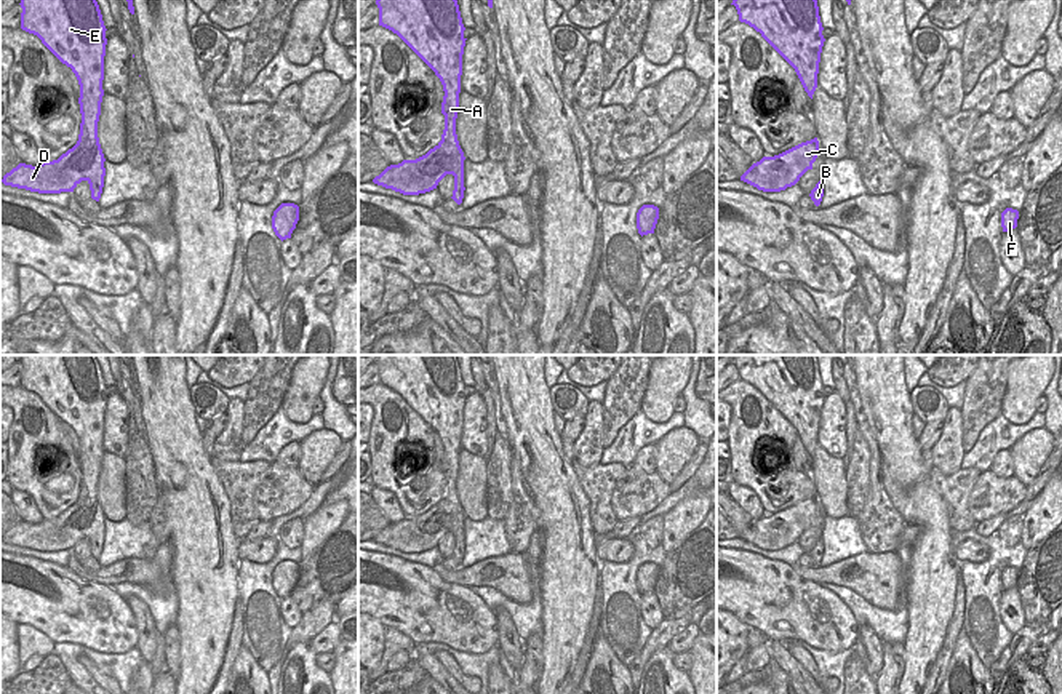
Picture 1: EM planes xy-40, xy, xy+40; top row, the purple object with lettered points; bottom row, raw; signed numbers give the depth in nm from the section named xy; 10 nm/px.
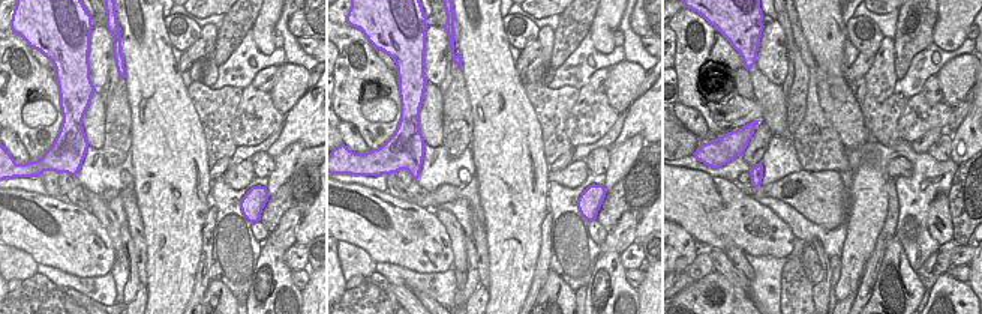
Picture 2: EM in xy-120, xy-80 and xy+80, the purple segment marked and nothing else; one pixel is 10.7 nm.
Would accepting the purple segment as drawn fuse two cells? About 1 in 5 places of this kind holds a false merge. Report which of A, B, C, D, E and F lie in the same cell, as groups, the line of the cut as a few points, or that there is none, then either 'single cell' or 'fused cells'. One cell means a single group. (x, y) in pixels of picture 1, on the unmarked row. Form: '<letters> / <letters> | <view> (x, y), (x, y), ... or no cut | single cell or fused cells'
A B C D E F | no cut | single cell

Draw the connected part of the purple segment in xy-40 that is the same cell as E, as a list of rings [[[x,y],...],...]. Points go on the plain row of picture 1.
[[[21,355],[21,387],[37,393],[42,401],[75,432],[80,443],[80,493],[77,502],[58,518],[43,520],[38,524],[19,521],[2,537],[5,544],[26,547],[38,552],[74,550],[86,539],[91,556],[99,560],[104,545],[104,512],[98,496],[98,480],[104,454],[104,414],[106,414],[106,384],[99,363],[94,355]]]

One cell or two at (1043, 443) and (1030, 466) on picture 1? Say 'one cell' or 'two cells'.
one cell

